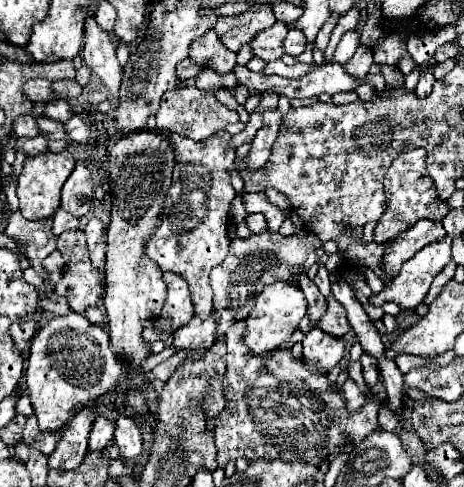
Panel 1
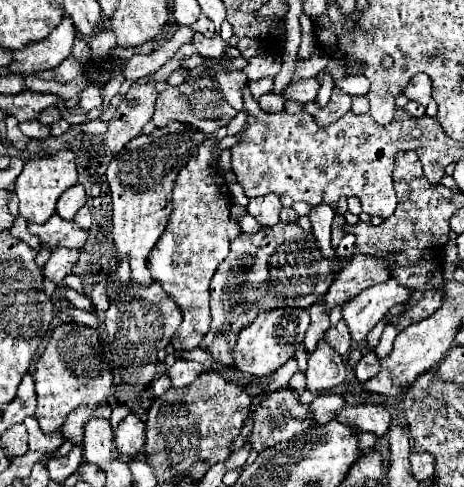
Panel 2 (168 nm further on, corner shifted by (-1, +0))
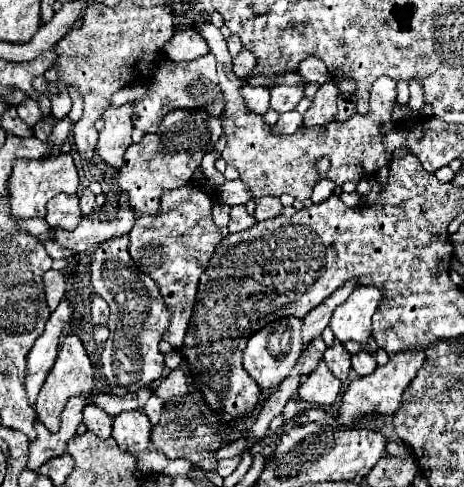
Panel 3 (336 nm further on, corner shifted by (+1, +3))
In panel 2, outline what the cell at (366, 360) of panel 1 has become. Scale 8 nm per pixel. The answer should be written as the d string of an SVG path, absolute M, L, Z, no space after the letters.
M369 350L355 366L355 374L357 374L357 380L359 382L367 382L373 374L379 372L379 358L373 350Z

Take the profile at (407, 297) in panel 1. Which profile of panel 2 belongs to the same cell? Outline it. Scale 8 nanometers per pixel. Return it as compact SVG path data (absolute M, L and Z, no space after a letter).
M391 278L359 292L351 302L343 304L343 320L347 322L353 340L365 340L369 330L385 316L385 312L391 306L409 300L411 294L411 288L404 288Z

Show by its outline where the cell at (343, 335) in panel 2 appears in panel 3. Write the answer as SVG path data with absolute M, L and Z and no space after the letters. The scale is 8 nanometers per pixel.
M335 341L335 345L325 351L325 359L323 359L323 361L327 363L327 367L333 371L333 375L335 375L341 383L347 379L349 369L351 369L351 361L349 361L349 353L345 351L343 343Z

